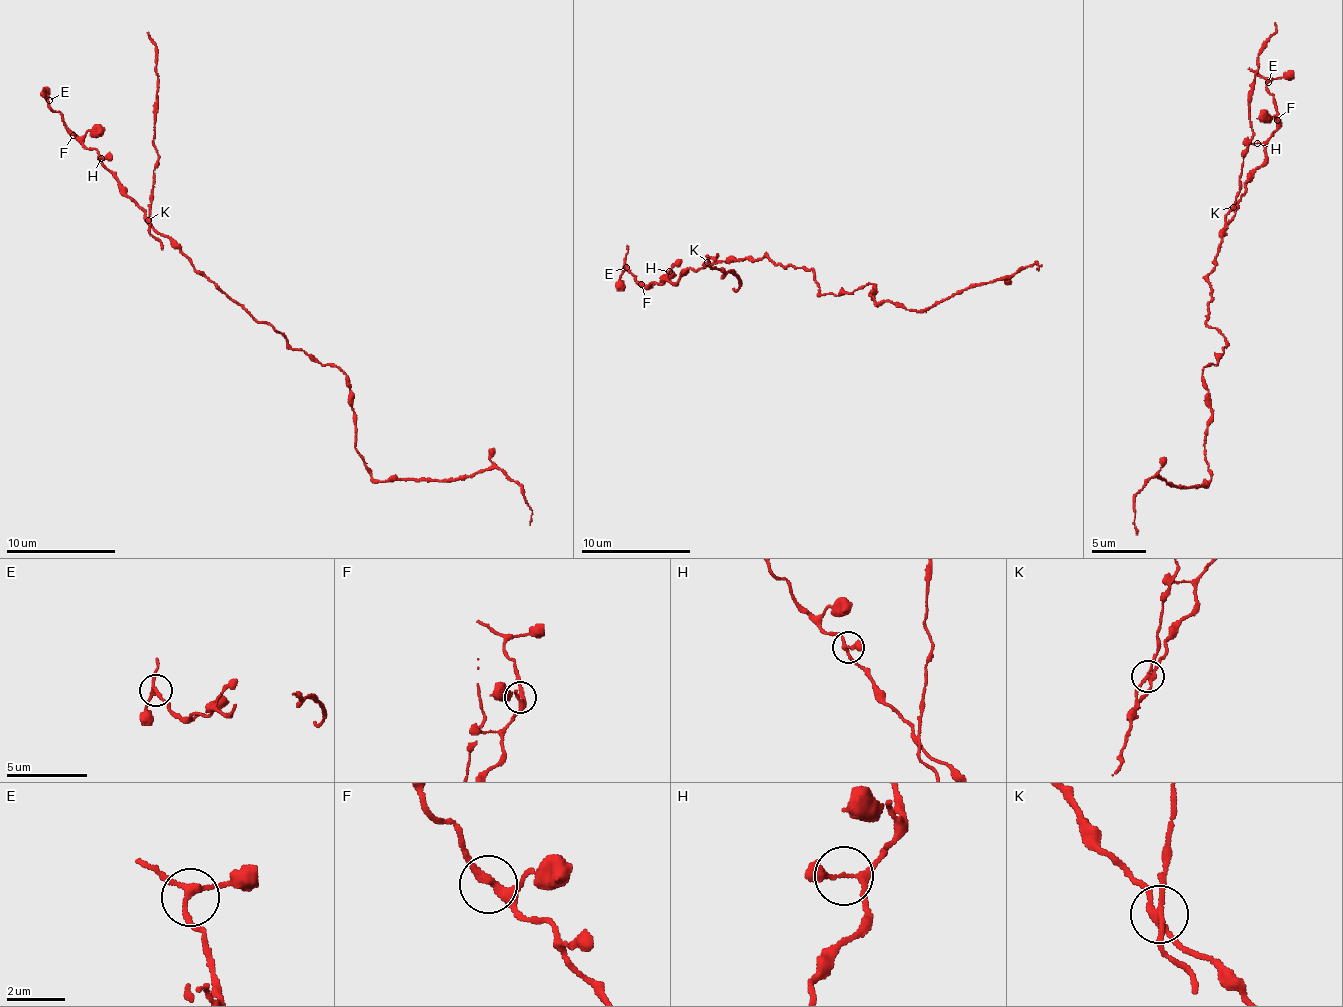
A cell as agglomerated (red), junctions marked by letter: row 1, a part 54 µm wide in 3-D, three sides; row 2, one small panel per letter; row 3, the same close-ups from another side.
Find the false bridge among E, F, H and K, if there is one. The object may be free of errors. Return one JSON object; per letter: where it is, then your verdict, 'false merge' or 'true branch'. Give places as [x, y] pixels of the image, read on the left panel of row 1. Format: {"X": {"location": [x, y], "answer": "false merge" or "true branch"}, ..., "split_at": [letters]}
{"E": {"location": [49, 100], "answer": "true branch"}, "F": {"location": [73, 135], "answer": "true branch"}, "H": {"location": [101, 158], "answer": "true branch"}, "K": {"location": [148, 220], "answer": "false merge"}, "split_at": ["K"]}

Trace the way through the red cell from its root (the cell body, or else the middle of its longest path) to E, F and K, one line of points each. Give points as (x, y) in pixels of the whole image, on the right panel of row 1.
E: (1224, 347), (1206, 318), (1214, 290), (1208, 278), (1227, 219), (1275, 129), (1268, 82)
F: (1224, 347), (1225, 339), (1206, 318), (1214, 290), (1208, 275), (1227, 219), (1248, 176), (1264, 161), (1277, 120)
K: (1224, 347), (1225, 339), (1206, 318), (1214, 290), (1208, 278), (1222, 231), (1234, 213), (1232, 207)

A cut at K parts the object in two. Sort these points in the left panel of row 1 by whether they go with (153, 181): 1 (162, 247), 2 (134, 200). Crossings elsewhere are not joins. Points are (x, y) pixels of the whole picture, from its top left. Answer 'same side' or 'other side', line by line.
1: same side
2: other side

